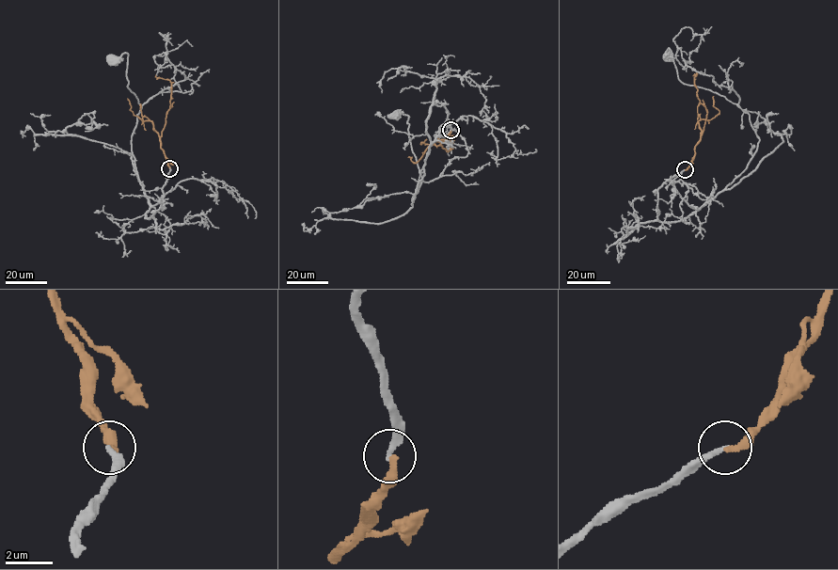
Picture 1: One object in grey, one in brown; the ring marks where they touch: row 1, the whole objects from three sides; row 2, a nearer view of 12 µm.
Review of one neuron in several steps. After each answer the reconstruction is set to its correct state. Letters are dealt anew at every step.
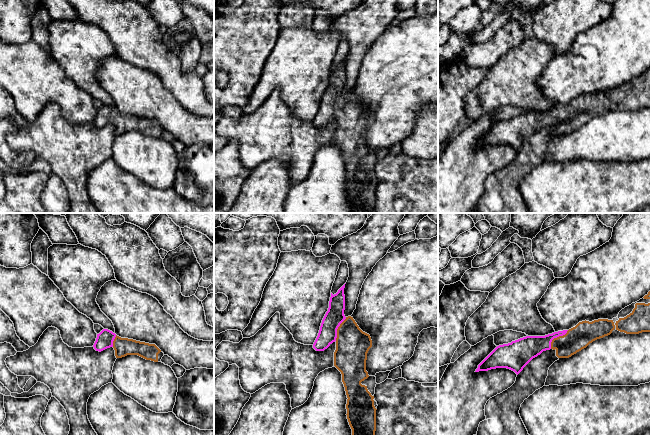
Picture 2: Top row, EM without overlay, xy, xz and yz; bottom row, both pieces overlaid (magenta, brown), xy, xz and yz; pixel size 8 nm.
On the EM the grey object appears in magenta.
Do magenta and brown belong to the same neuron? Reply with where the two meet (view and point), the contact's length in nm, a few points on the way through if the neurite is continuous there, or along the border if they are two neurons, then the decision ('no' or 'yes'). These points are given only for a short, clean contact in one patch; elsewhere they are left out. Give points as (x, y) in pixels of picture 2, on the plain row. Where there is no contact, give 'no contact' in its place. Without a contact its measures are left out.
yz (556, 113) | 220 nm | across yz (529, 123), (551, 117), (556, 113), (577, 114) | yes

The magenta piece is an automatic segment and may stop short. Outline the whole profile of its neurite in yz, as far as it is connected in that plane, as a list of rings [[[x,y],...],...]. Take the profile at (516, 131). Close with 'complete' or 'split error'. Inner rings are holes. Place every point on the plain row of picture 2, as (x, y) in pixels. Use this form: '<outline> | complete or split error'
[[[613,96],[582,97],[569,106],[545,112],[526,112],[508,120],[497,122],[475,148],[507,144],[517,151],[543,127],[553,125],[558,134],[569,134],[593,117],[608,112],[615,105]]] | split error

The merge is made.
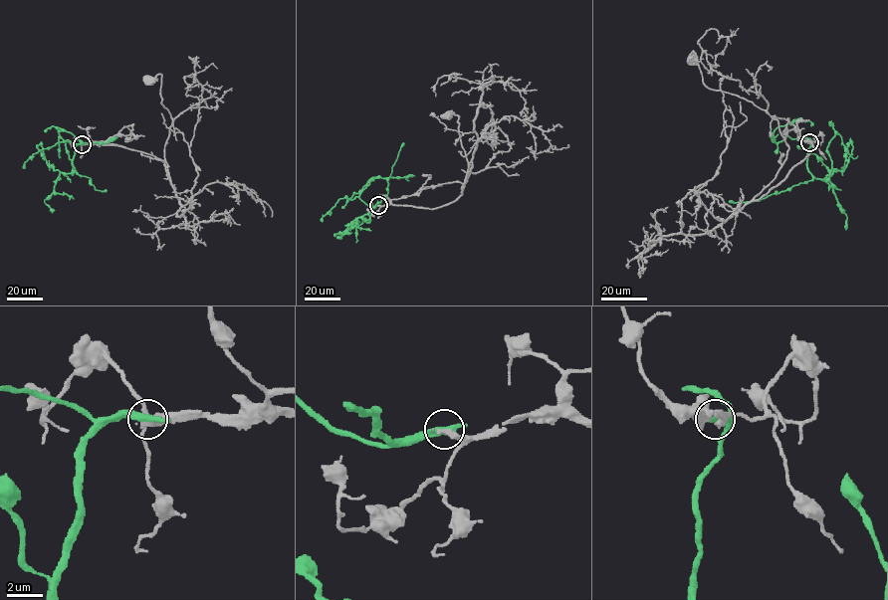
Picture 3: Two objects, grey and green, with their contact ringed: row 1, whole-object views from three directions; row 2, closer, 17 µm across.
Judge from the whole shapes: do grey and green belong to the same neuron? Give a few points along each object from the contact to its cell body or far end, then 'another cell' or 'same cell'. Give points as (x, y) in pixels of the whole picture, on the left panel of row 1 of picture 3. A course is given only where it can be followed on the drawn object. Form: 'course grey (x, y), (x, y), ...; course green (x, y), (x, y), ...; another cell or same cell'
course grey (81, 144), (153, 155), (164, 163), (175, 189), (164, 156), (172, 119), (161, 103), (161, 76), (150, 81); course green (81, 144), (76, 146), (72, 174), (65, 142), (60, 137), (59, 155); another cell

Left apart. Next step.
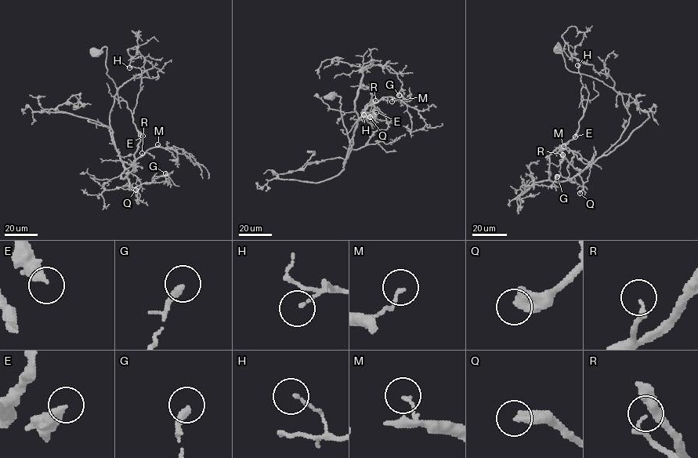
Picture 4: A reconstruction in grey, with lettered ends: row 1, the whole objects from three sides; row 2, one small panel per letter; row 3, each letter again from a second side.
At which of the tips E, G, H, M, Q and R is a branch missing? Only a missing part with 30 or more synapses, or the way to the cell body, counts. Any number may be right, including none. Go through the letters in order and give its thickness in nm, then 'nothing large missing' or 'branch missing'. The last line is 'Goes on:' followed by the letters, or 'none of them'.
E: 360 nm thick; nothing large missing
G: 260 nm thick; nothing large missing
H: 120 nm thick; nothing large missing
M: 120 nm thick; nothing large missing
Q: 500 nm thick; branch missing
R: 180 nm thick; branch missing
Goes on: Q, R

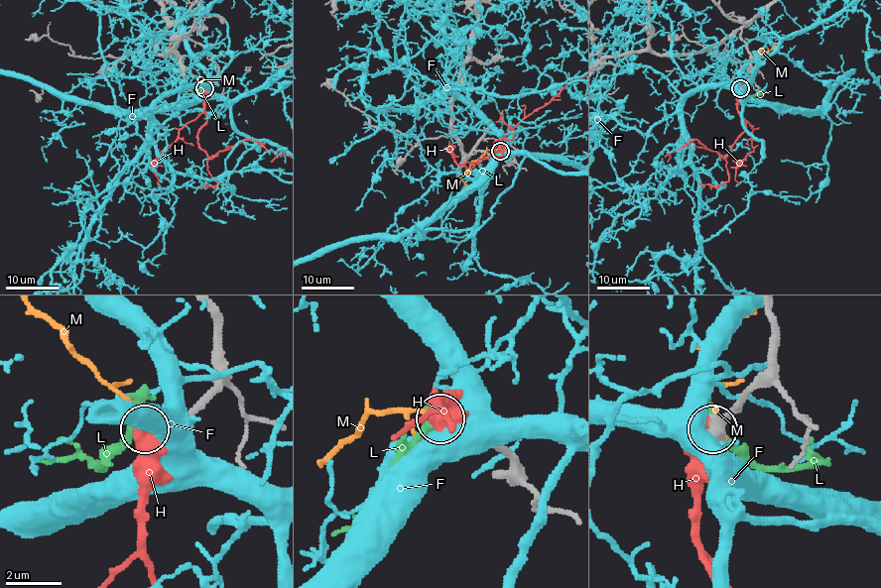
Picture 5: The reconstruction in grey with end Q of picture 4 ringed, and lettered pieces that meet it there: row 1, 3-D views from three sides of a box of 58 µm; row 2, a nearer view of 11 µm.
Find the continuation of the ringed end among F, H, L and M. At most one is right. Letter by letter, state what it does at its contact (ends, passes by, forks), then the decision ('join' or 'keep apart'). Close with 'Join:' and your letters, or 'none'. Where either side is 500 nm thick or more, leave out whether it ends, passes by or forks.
F: keep apart
H: join
L: keep apart
M: keep apart
Join: H

